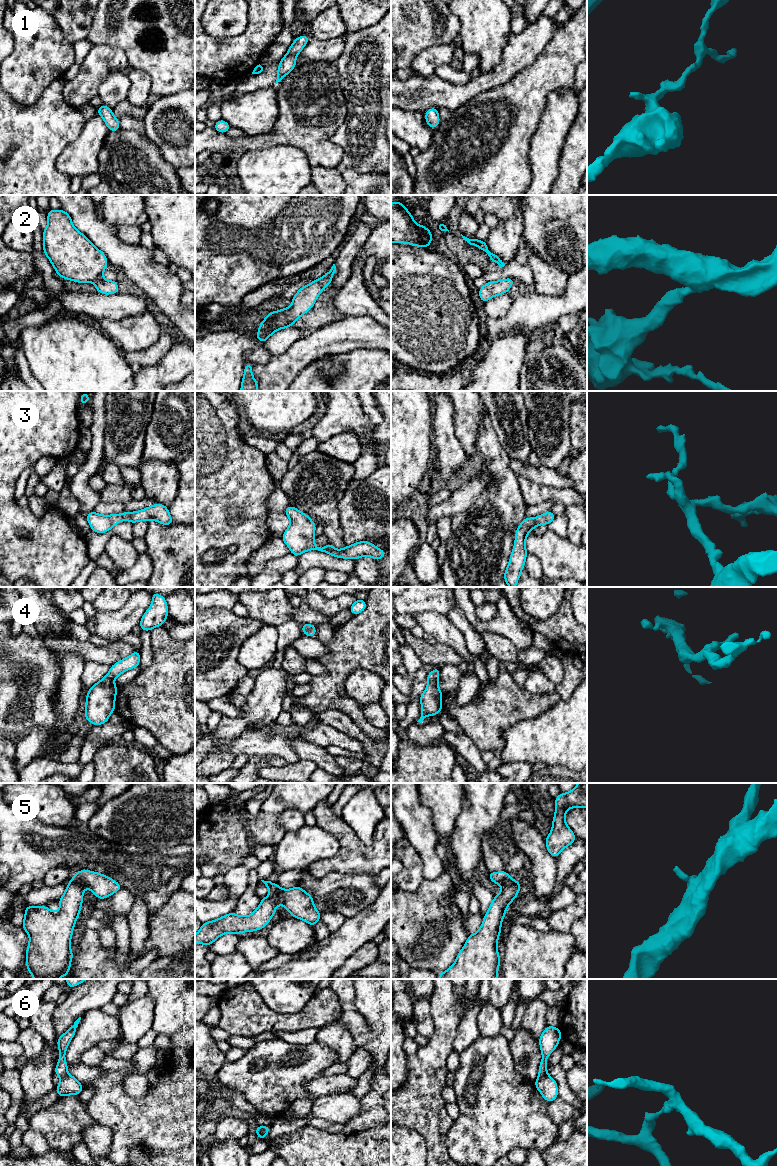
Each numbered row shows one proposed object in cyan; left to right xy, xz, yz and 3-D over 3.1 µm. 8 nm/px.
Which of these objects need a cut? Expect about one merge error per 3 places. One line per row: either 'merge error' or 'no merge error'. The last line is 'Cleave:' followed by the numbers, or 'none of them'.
1: no merge error
2: no merge error
3: no merge error
4: no merge error
5: merge error
6: merge error
Cleave: 5, 6

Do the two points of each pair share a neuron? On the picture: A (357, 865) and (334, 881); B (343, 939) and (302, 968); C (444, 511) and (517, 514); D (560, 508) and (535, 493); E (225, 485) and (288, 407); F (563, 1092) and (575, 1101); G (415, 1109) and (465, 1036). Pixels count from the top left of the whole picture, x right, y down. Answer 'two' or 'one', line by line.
A: two
B: one
C: two
D: two
E: two
F: one
G: two

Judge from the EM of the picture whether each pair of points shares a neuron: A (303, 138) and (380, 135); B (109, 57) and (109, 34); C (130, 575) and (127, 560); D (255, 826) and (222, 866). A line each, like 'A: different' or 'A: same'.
A: different
B: different
C: different
D: same

